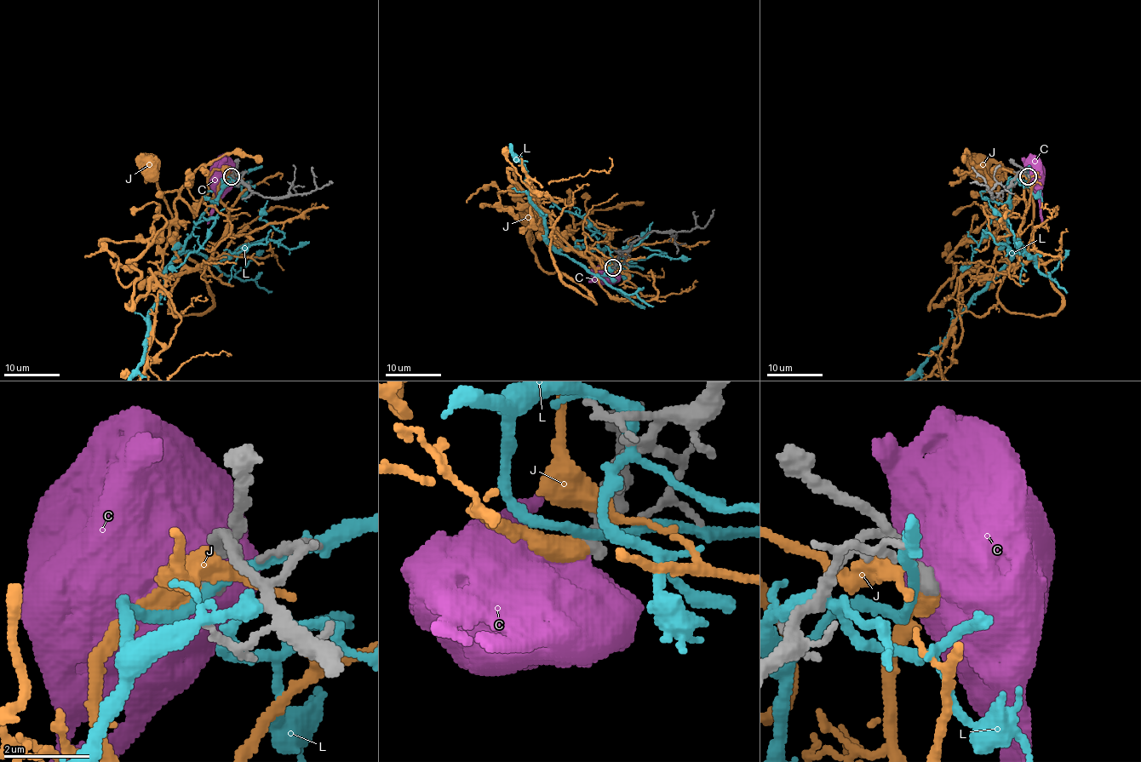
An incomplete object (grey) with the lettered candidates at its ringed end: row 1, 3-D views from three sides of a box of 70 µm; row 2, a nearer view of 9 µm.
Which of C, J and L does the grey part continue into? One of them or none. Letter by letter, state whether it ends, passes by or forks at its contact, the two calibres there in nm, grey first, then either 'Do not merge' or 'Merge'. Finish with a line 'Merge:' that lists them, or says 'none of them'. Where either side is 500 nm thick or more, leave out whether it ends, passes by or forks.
C: Thickness 400 nm (grey) against 600 nm. Do not merge
J: It passes by. Thickness 400 nm (grey) against 400 nm. Merge
L: It passes by. Thickness 400 nm (grey) against 240 nm. Do not merge
Merge: J

